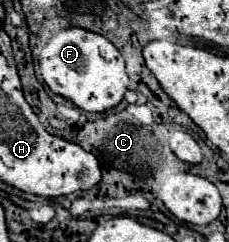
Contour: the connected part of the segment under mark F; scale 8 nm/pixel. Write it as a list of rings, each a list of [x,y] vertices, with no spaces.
[[[81,28],[61,30],[47,42],[39,54],[39,72],[53,94],[67,98],[85,112],[105,112],[117,106],[129,90],[129,76],[119,50],[105,36]]]

